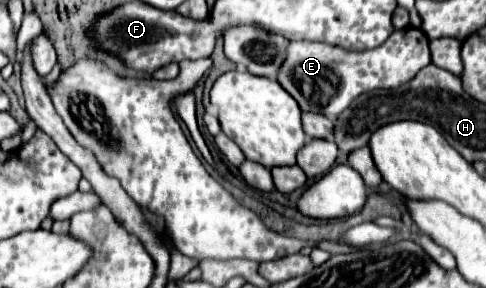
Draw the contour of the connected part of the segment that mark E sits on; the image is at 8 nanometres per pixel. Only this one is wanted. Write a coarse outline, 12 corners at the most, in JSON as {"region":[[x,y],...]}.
{"region":[[396,30],[350,52],[290,42],[280,86],[334,120],[354,98],[430,64],[428,36]]}

